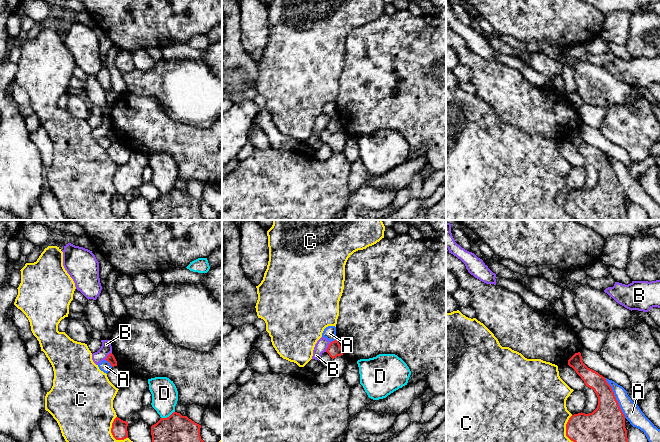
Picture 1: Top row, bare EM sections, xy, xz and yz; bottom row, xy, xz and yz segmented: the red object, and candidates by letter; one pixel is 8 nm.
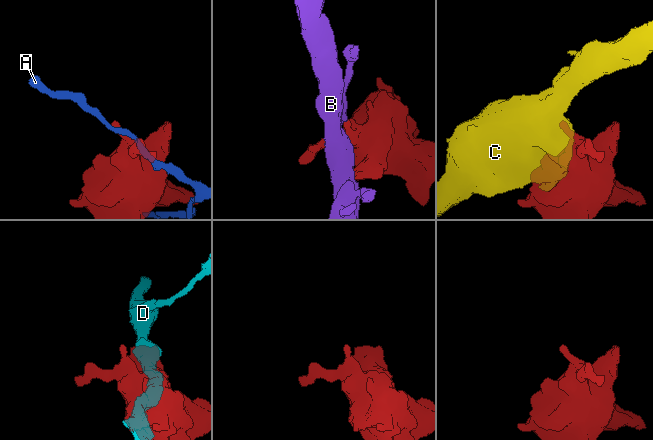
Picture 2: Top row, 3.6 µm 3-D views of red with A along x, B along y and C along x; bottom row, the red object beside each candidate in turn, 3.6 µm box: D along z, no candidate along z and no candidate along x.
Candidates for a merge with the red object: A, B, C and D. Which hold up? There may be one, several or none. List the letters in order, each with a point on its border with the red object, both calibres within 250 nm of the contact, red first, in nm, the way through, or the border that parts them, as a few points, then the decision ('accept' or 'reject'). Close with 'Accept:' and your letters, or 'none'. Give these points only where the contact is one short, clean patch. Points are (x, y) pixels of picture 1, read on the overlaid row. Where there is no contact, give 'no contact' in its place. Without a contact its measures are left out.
A: yz (615, 398) | 300/140 nm | reject
B: xz (328, 347) | 120/100 nm | along xz (331, 342), (325, 351) | reject
C: xy (111, 431) | 130/440 nm | reject
D: xy (167, 417) | 220/200 nm | reject
Accept: none

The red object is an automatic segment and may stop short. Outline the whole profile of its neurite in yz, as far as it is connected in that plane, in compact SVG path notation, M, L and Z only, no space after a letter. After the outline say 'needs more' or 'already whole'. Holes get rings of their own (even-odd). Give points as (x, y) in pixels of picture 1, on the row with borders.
M580 352L568 360L568 365L594 390L598 405L592 413L572 415L566 424L566 436L573 442L628 442L625 415L605 377L587 367Z | already whole

